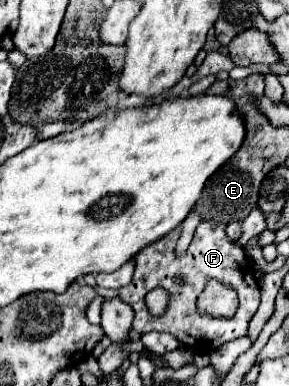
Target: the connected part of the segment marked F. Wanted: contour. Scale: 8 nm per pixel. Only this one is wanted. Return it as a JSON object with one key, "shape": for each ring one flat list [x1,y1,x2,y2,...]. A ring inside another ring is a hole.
{"shape":[[210,219,200,221,200,225,194,231,194,239,184,255,176,255,176,241,178,241,180,233,182,233,182,229,176,227,164,239,152,243,150,247,144,247,134,257,134,261,136,261,134,279,130,285,120,289,118,297,124,303,128,303,136,313,134,321,132,321,134,331,138,331,138,333,166,331,166,333,174,335,180,341,180,345,184,345,184,347,190,347,194,351,204,351,204,353,214,351,222,343,246,335,248,321,254,317,254,313,260,305,260,285,254,275,254,265,252,265,250,257,246,255,244,247,240,247,238,243,234,243,226,237,224,225,212,223],[210,279,228,283,238,291,240,305,232,319,214,319,208,315,200,315,196,311,194,301,202,293,202,289,206,287,206,283],[154,287,162,287,172,295,168,311,162,317,152,317,144,305,144,295,148,291,152,291]]}

